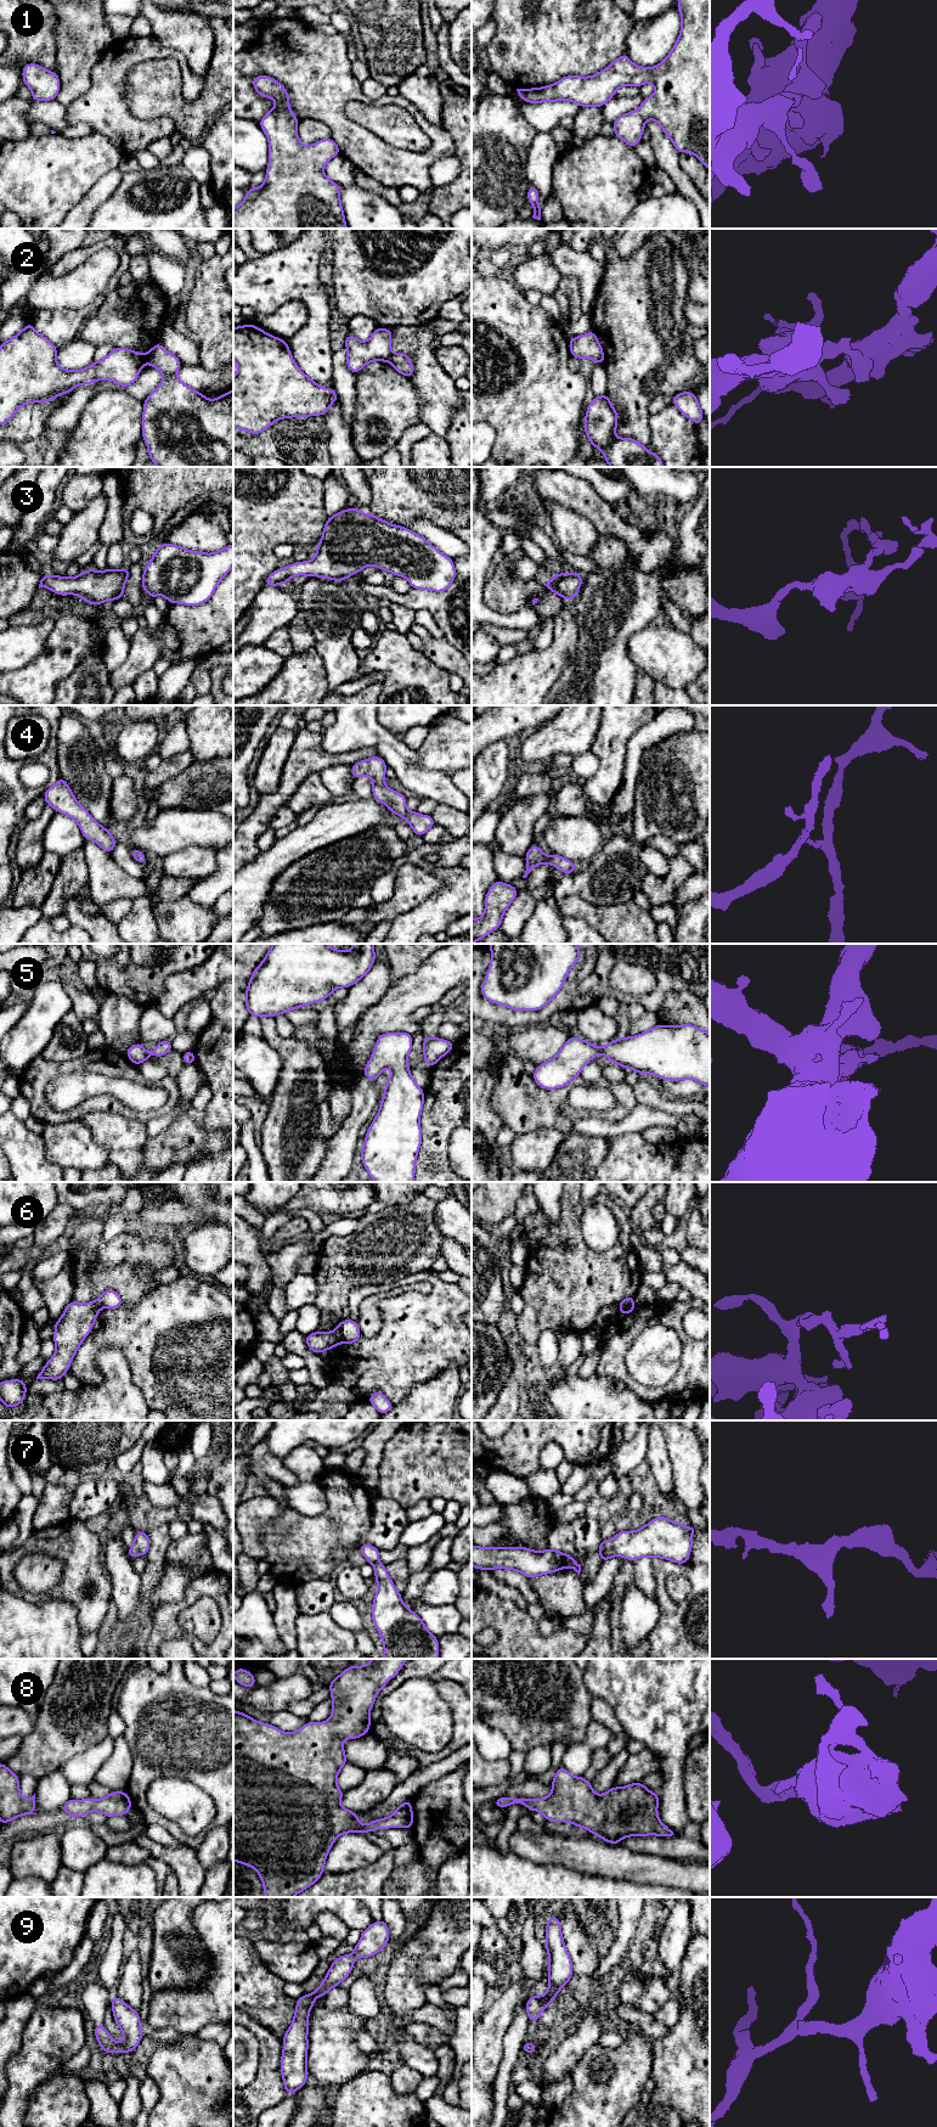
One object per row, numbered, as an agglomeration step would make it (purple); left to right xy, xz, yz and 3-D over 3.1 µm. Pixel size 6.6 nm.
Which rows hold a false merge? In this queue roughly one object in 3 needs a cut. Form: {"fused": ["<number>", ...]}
{"fused": ["2", "6"]}

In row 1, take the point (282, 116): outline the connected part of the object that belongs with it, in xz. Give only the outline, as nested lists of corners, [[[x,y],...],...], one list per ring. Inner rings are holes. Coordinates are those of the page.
[[[269,75],[253,78],[253,88],[261,97],[276,101],[273,109],[259,122],[269,139],[269,165],[264,184],[247,188],[243,202],[233,208],[233,229],[348,229],[340,202],[340,186],[323,174],[323,167],[340,150],[335,141],[322,139],[303,146],[298,136],[299,120],[289,108],[286,88]]]

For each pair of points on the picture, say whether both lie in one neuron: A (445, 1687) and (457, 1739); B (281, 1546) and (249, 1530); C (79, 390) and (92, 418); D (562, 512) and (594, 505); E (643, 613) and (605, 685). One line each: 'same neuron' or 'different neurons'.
A: same neuron
B: different neurons
C: different neurons
D: different neurons
E: same neuron

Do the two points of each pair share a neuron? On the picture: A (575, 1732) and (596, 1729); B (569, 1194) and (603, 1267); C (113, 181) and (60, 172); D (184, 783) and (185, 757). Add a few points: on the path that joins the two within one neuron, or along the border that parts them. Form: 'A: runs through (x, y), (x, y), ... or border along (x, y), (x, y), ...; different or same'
A: border along (592, 1720), (586, 1729), (586, 1738), (568, 1746); different
B: runs through (570, 1213), (570, 1232), (585, 1251); same
C: border along (117, 167), (106, 172), (80, 201); different
D: border along (195, 760), (159, 786); different

